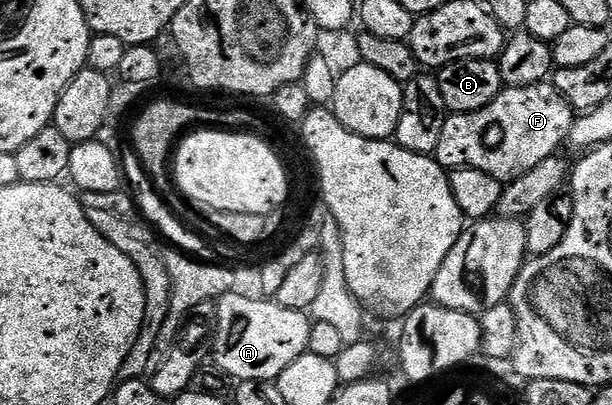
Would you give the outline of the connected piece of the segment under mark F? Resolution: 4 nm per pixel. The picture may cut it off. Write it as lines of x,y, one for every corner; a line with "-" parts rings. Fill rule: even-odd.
551,83
505,87
482,110
449,115
442,126
434,158
446,170
473,168
507,182
557,155
560,143
563,145
568,139
573,119
574,109

